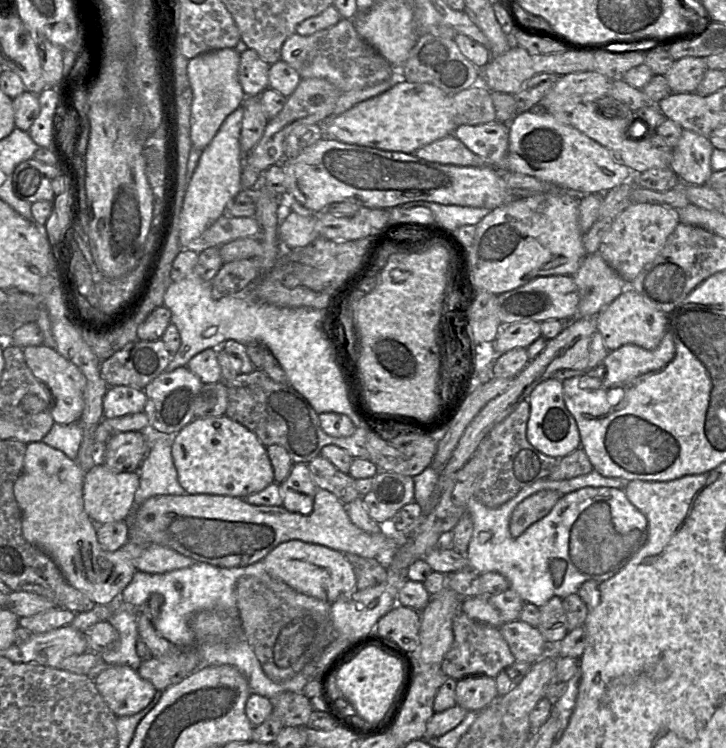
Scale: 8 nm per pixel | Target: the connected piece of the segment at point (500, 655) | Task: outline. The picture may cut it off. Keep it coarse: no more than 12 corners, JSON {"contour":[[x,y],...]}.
{"contour":[[454,616],[440,664],[459,681],[495,678],[516,660],[499,628]]}

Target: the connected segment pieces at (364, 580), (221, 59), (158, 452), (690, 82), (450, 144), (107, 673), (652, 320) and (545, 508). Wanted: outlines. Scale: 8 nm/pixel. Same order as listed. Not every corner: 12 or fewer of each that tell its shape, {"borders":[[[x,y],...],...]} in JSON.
{"borders":[[[343,554],[353,567],[356,590],[387,579],[383,559]],[[240,54],[189,60],[190,138],[204,150],[243,104]],[[151,427],[135,508],[157,495],[189,495],[172,458],[175,435]],[[705,58],[676,60],[664,76],[672,93],[694,93]],[[453,133],[417,149],[425,161],[487,165]],[[127,665],[95,685],[116,717],[153,700],[154,685]],[[627,288],[597,315],[609,351],[655,349],[666,315]],[[541,490],[520,502],[509,523],[519,537],[562,495]]]}

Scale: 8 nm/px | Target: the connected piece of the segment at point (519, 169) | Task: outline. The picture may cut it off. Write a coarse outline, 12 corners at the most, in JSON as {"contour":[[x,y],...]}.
{"contour":[[541,110],[509,123],[506,171],[581,194],[632,179],[607,148]]}

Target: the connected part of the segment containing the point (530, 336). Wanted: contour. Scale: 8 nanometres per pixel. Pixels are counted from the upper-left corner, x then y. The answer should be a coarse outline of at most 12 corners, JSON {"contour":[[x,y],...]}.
{"contour":[[541,322],[503,325],[493,342],[497,354],[527,348],[541,336]]}

